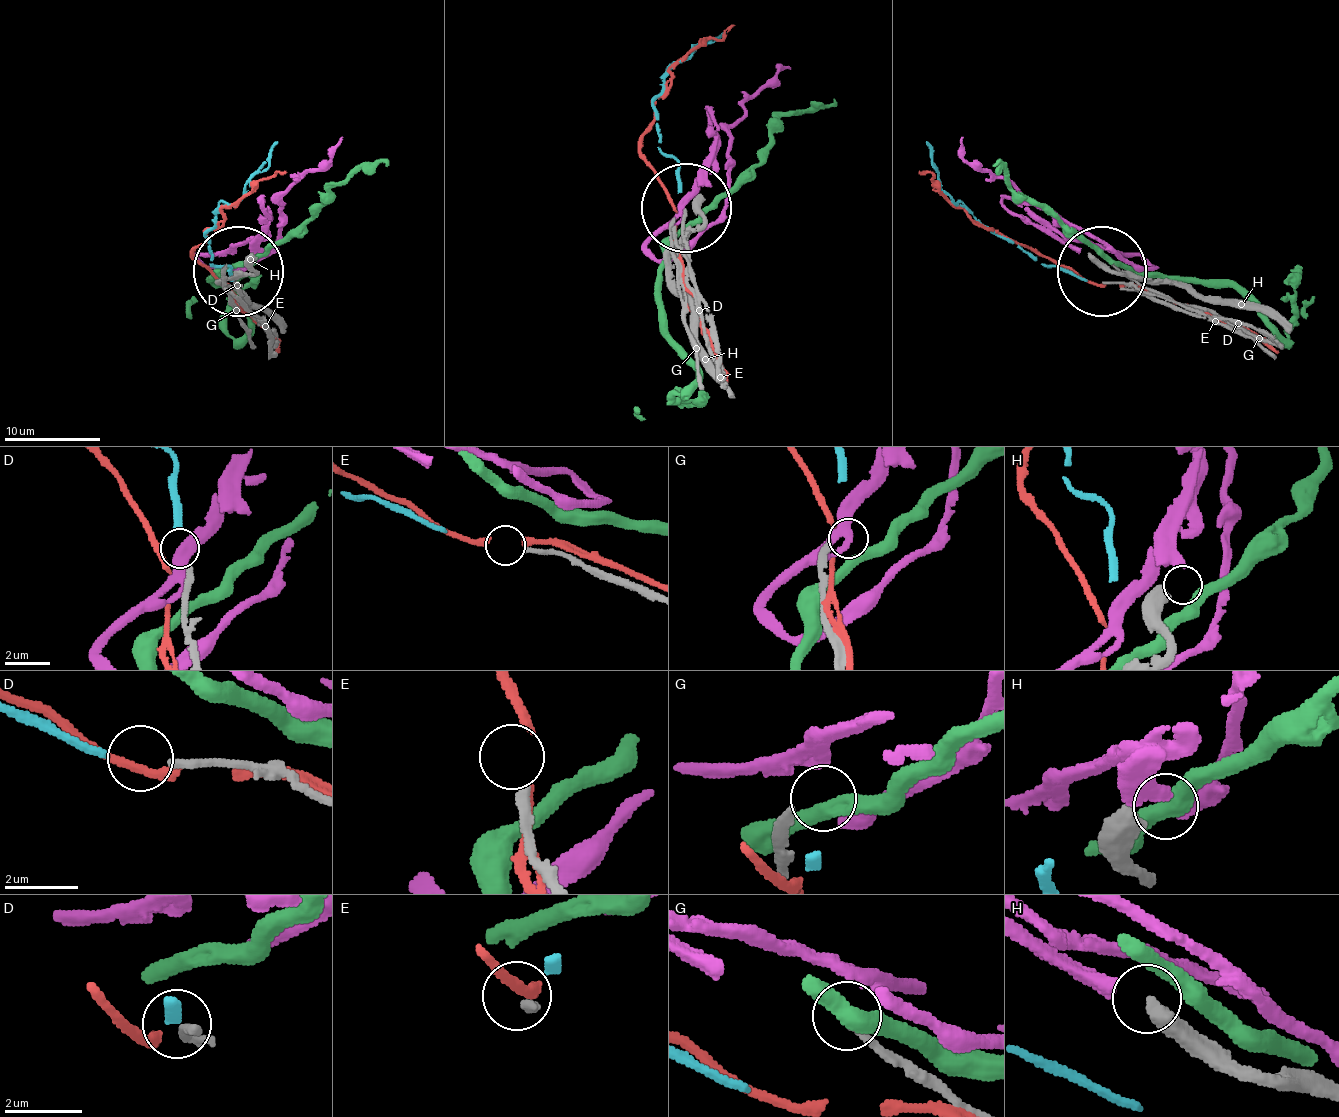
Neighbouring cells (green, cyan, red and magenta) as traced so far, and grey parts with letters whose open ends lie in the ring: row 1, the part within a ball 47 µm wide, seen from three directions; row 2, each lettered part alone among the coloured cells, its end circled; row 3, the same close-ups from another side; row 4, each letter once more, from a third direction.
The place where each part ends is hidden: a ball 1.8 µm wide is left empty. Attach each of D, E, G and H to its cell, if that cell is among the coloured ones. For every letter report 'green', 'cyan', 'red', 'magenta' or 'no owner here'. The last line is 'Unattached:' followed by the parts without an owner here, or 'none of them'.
D: cyan
E: no owner here
G: no owner here
H: magenta
Unattached: E, G

